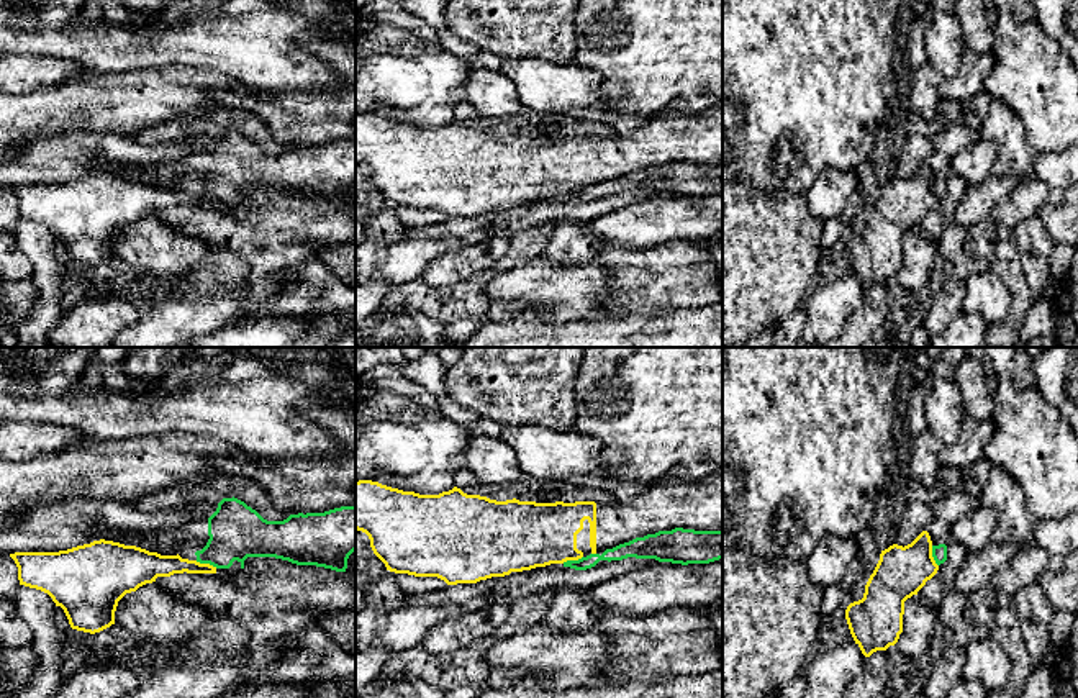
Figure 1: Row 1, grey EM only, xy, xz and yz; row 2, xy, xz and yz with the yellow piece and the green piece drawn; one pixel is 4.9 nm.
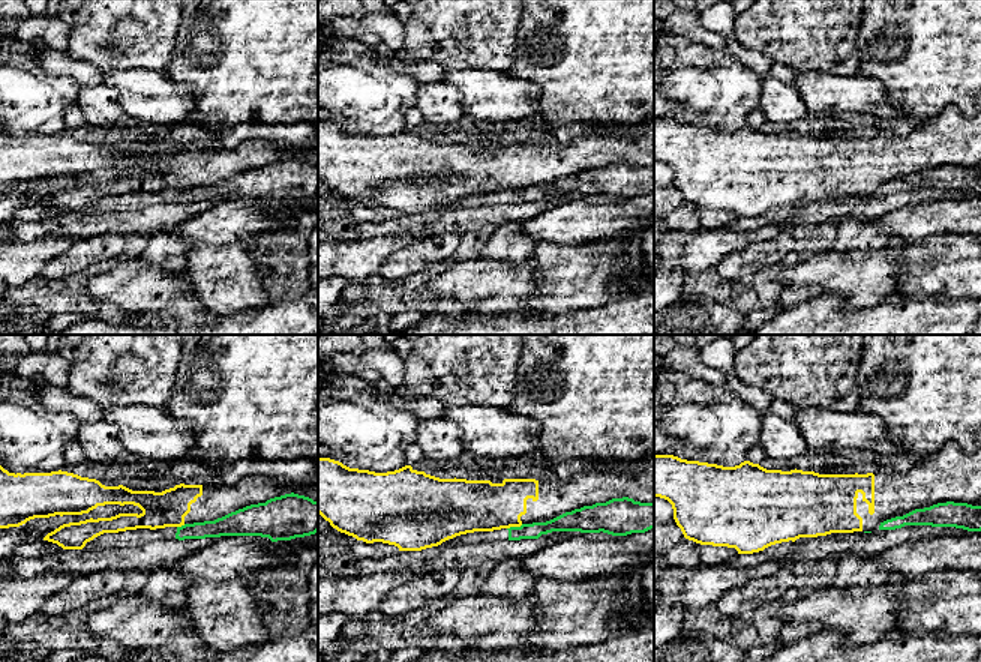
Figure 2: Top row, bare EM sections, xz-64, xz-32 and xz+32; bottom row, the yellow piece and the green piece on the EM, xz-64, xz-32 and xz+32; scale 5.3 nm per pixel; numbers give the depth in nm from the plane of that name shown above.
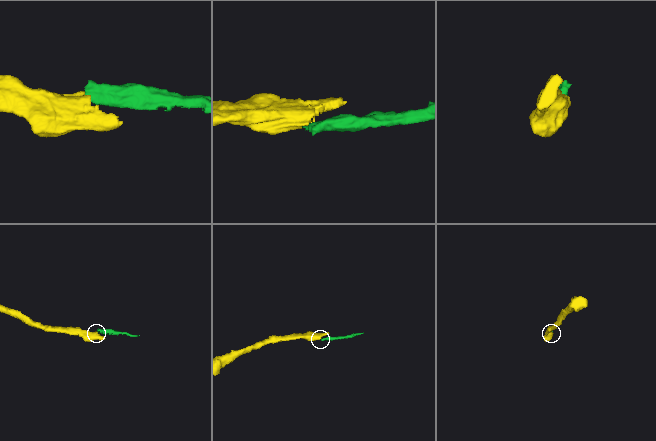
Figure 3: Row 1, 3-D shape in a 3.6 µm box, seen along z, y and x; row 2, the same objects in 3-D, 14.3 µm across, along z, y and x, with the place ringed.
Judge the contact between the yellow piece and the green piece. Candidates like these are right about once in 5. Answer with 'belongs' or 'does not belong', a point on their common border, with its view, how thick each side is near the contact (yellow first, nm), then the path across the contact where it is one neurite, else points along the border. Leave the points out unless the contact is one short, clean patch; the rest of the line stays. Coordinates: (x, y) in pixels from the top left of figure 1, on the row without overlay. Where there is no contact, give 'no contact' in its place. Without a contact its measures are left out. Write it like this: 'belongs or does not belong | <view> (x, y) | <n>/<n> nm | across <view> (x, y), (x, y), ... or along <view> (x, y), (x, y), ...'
does not belong | xy (207, 197) | 110/280 nm | along xy (195, 194), (217, 200)

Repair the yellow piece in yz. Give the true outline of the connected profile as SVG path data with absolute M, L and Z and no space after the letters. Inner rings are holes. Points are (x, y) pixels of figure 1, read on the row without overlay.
M927 164L904 180L893 177L881 184L863 231L845 242L850 267L865 290L898 275L903 265L904 234L917 228L937 203Z

